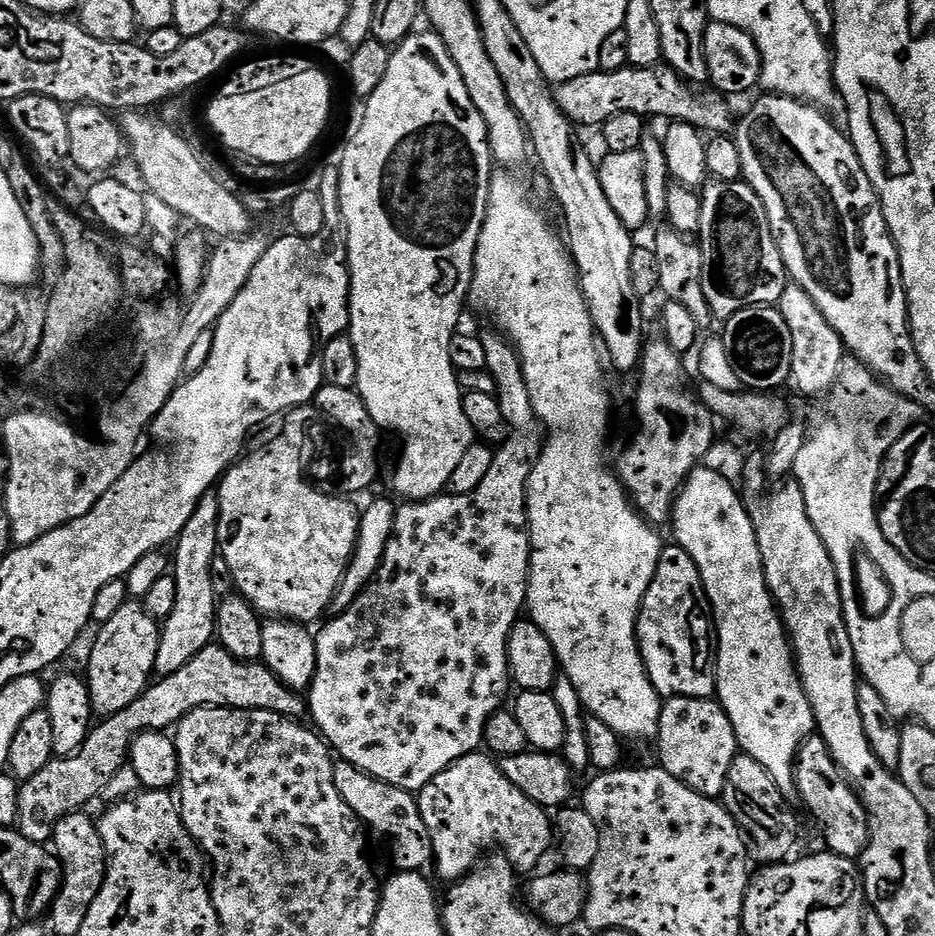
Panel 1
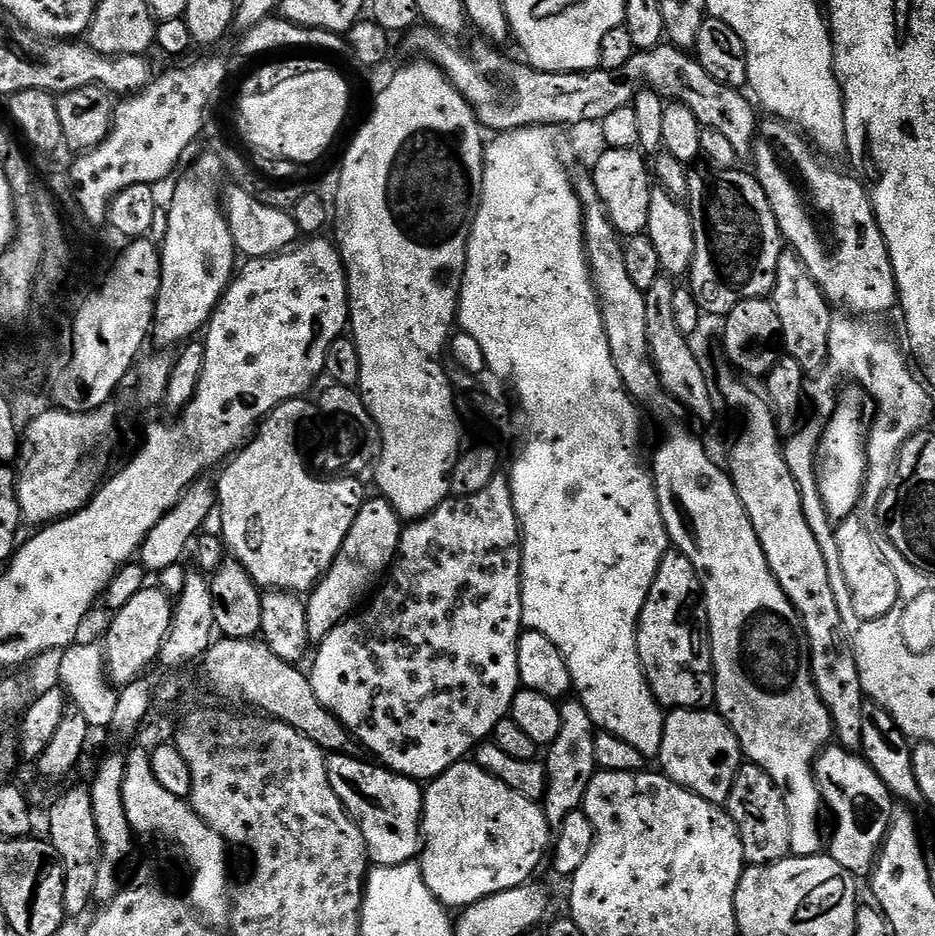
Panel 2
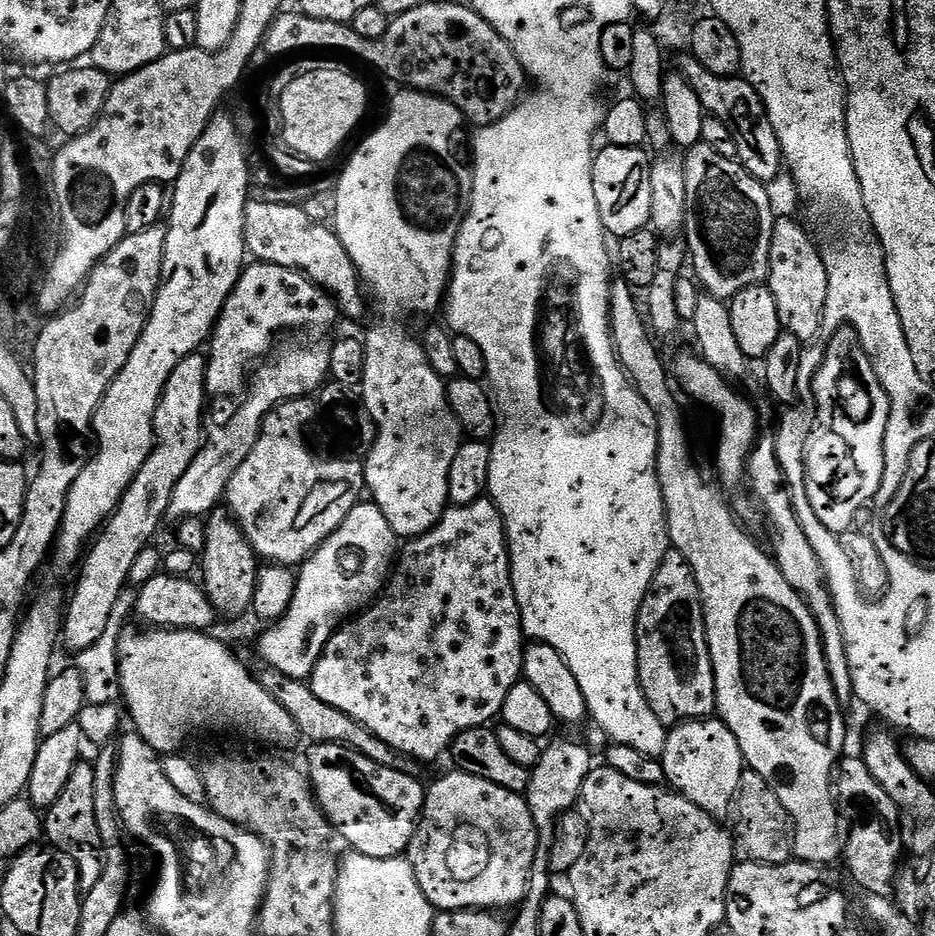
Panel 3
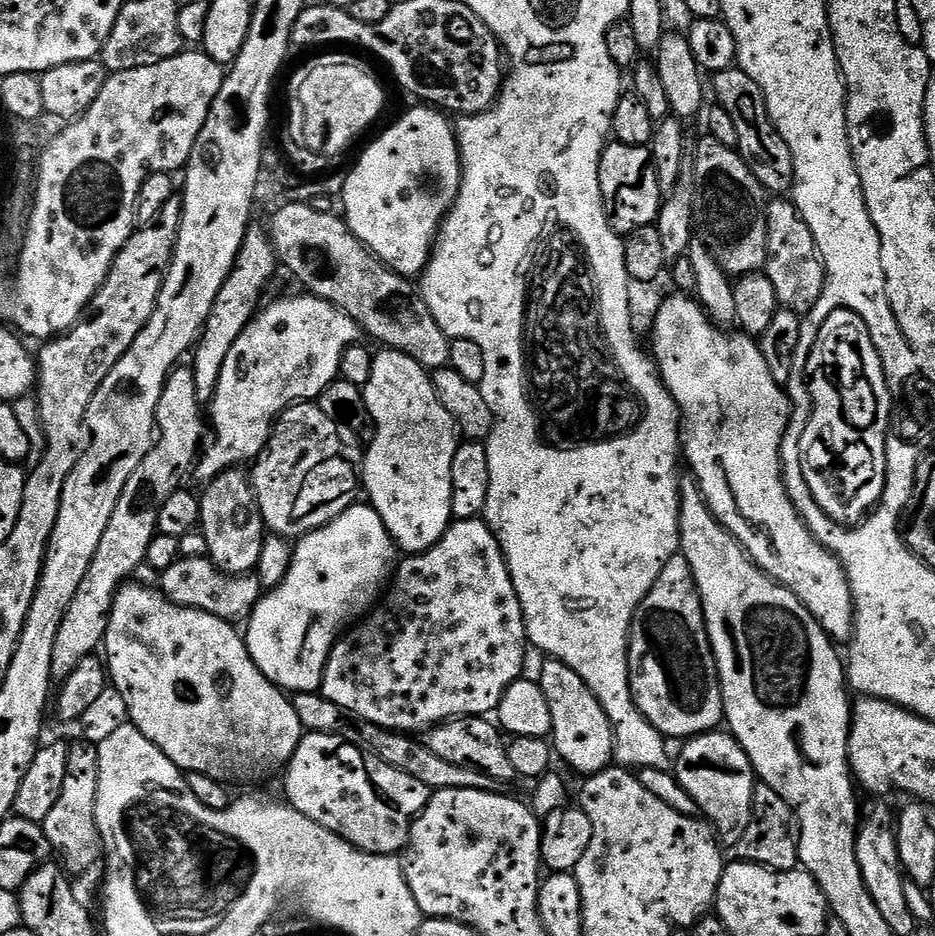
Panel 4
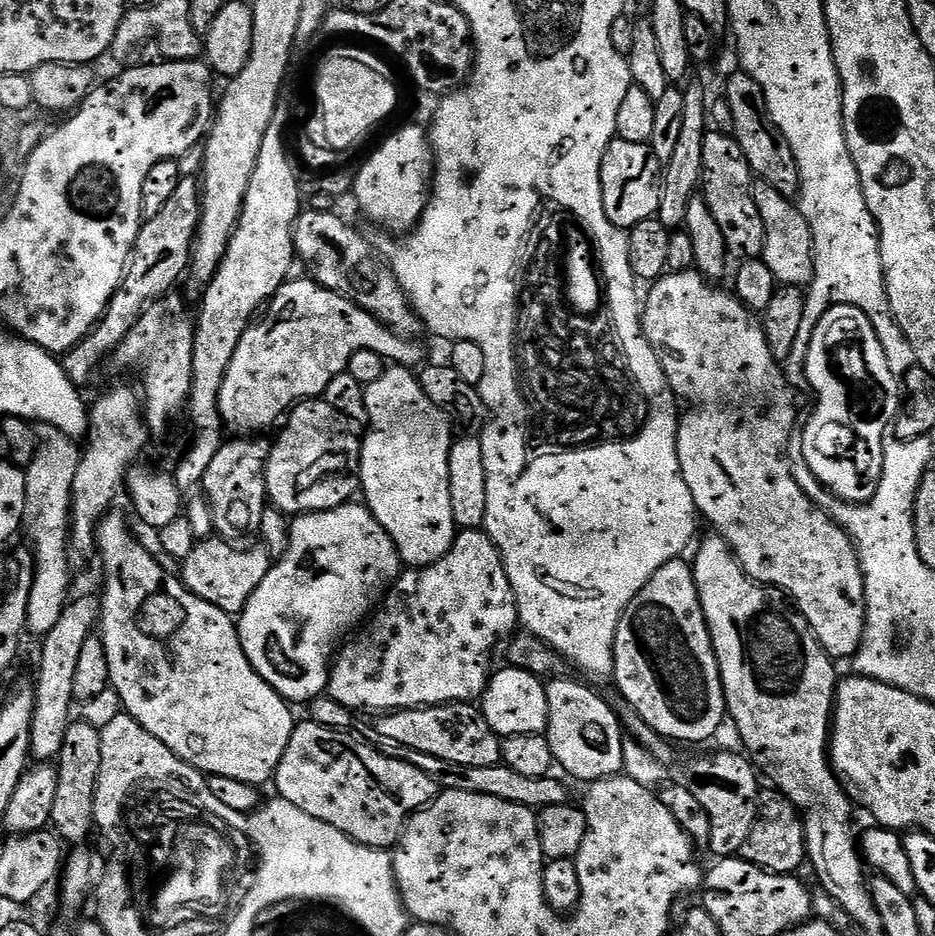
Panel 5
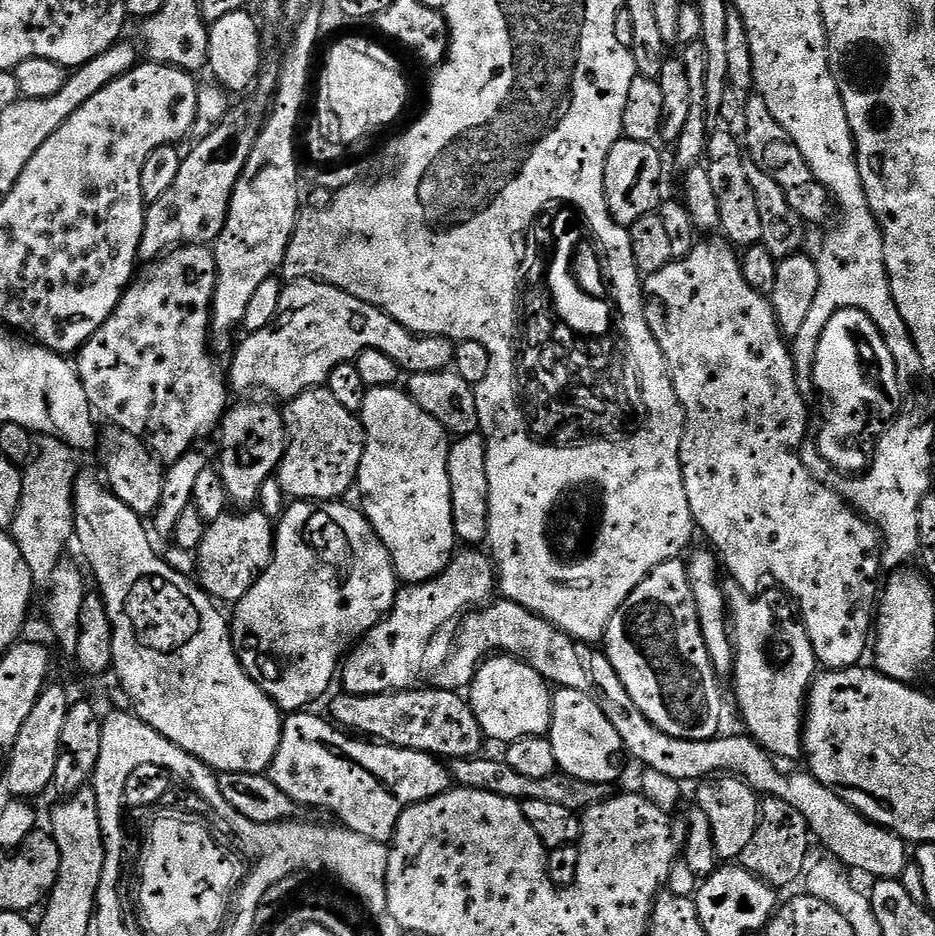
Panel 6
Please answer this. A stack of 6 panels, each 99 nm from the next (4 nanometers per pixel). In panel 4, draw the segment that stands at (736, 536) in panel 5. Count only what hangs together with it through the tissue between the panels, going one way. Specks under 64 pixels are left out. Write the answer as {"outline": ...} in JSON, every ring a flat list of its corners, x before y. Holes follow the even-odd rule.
{"outline":[[672,294,669,300,664,300,660,304,660,309,656,312,656,321,652,324,652,352,654,363,659,371,661,380,668,387,668,392,674,398,674,402,680,408,680,419,682,421,682,456,692,467,691,475,696,484,700,487,700,492,704,496,704,501,708,504,708,509,716,515,716,521,729,532,741,546,748,551,748,556,755,564,762,569,765,574,771,576,776,583,784,588,789,588,792,593,810,610,810,614,820,623,822,630,827,636,831,636,833,641,847,641,852,635,852,624,854,622,854,602,852,601,852,591,846,570,841,566,837,556,827,552,824,547,814,538,814,534,806,526,804,519,798,514,794,502,790,502,790,494,784,485,784,472,780,468,780,458,784,444,784,427,788,424,788,419,792,416,792,404,787,391,770,374,770,366,766,366,766,358,762,358,762,350,759,343,747,334,735,334,731,336,731,331,717,326,709,320,704,309,691,295]]}

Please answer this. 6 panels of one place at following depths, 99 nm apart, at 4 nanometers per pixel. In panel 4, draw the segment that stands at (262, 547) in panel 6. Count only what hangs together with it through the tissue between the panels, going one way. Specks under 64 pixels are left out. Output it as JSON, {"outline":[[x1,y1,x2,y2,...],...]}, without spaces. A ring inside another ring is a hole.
{"outline":[[208,556,176,560,174,566,159,573,158,588,170,602,183,608,197,608,206,614,214,614,214,618,222,618,233,626,243,625,247,621,262,595,260,579,254,574,229,576,217,568]]}

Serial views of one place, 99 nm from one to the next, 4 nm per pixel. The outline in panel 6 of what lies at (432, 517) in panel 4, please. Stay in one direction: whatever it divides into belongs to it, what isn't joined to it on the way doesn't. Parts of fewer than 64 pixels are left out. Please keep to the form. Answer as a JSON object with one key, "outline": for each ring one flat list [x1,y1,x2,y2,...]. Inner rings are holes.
{"outline":[[400,386,370,388,358,415,364,425,364,453,358,477,358,492,360,488,364,495,362,511,380,541,388,547,397,577,404,584,424,584,446,570,458,548,448,473,450,434]]}

